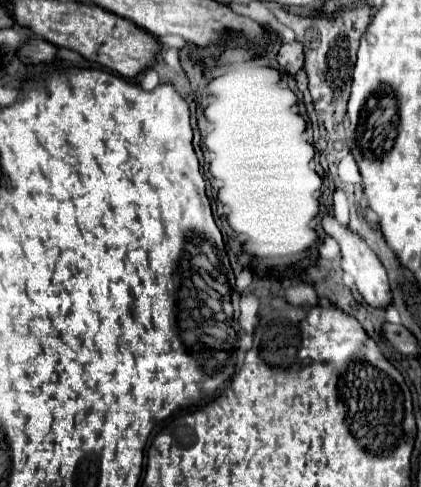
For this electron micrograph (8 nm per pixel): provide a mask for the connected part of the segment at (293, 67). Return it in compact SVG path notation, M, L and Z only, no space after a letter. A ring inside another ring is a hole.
M285 43L281 45L279 53L277 53L277 63L281 67L281 71L285 75L295 75L301 67L303 67L303 53L301 53L301 45L293 43Z

